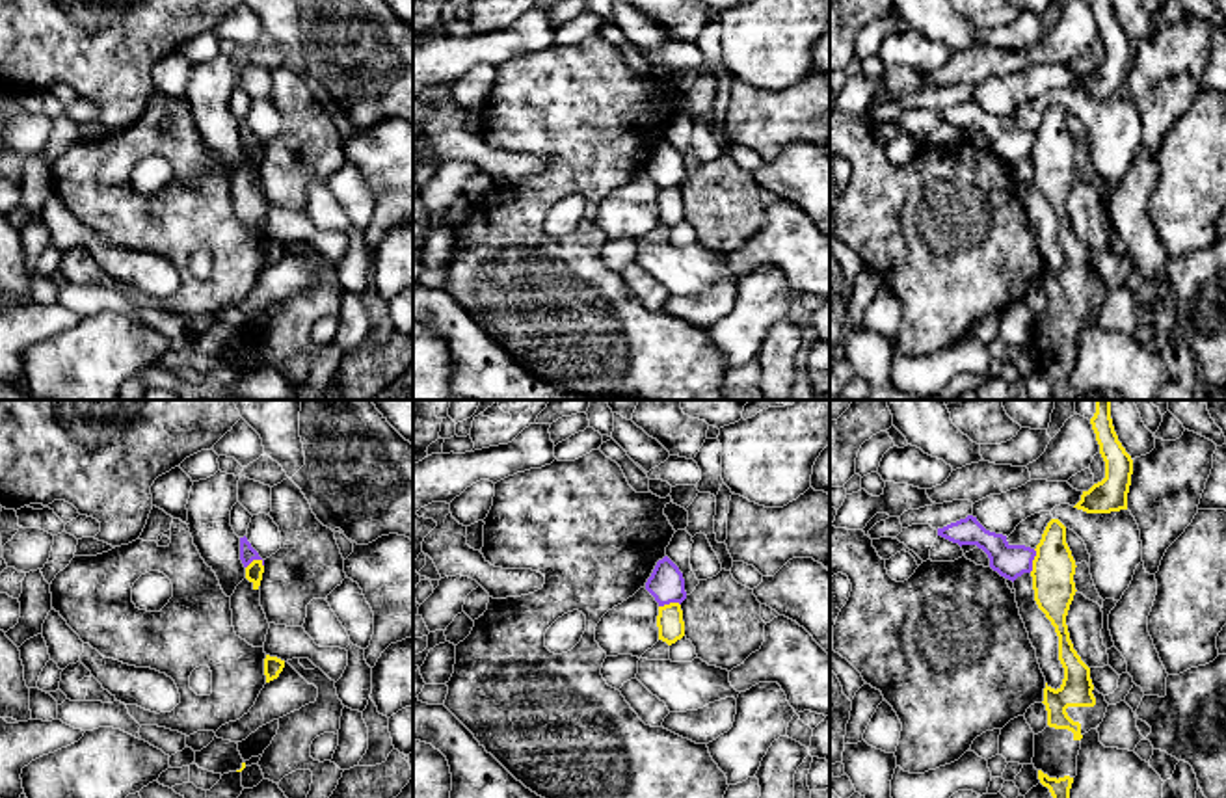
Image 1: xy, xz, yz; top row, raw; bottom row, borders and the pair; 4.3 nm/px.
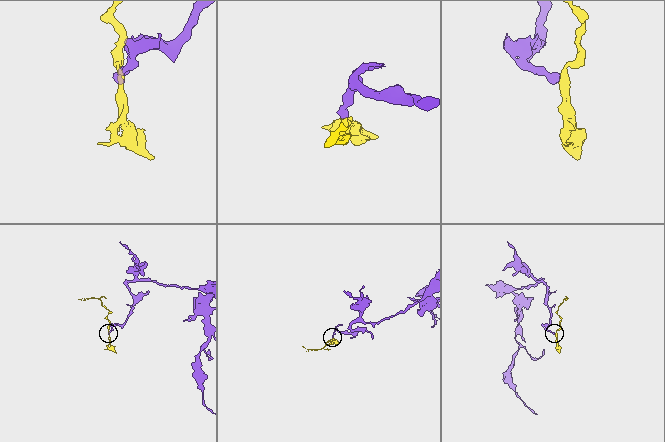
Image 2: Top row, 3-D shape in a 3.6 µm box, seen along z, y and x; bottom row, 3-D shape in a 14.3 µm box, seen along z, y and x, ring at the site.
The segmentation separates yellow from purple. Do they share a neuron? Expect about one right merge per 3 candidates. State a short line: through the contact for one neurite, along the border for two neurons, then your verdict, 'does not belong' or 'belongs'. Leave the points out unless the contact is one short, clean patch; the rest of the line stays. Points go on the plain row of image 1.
line yz (1035, 132), (1029, 155); does not belong

